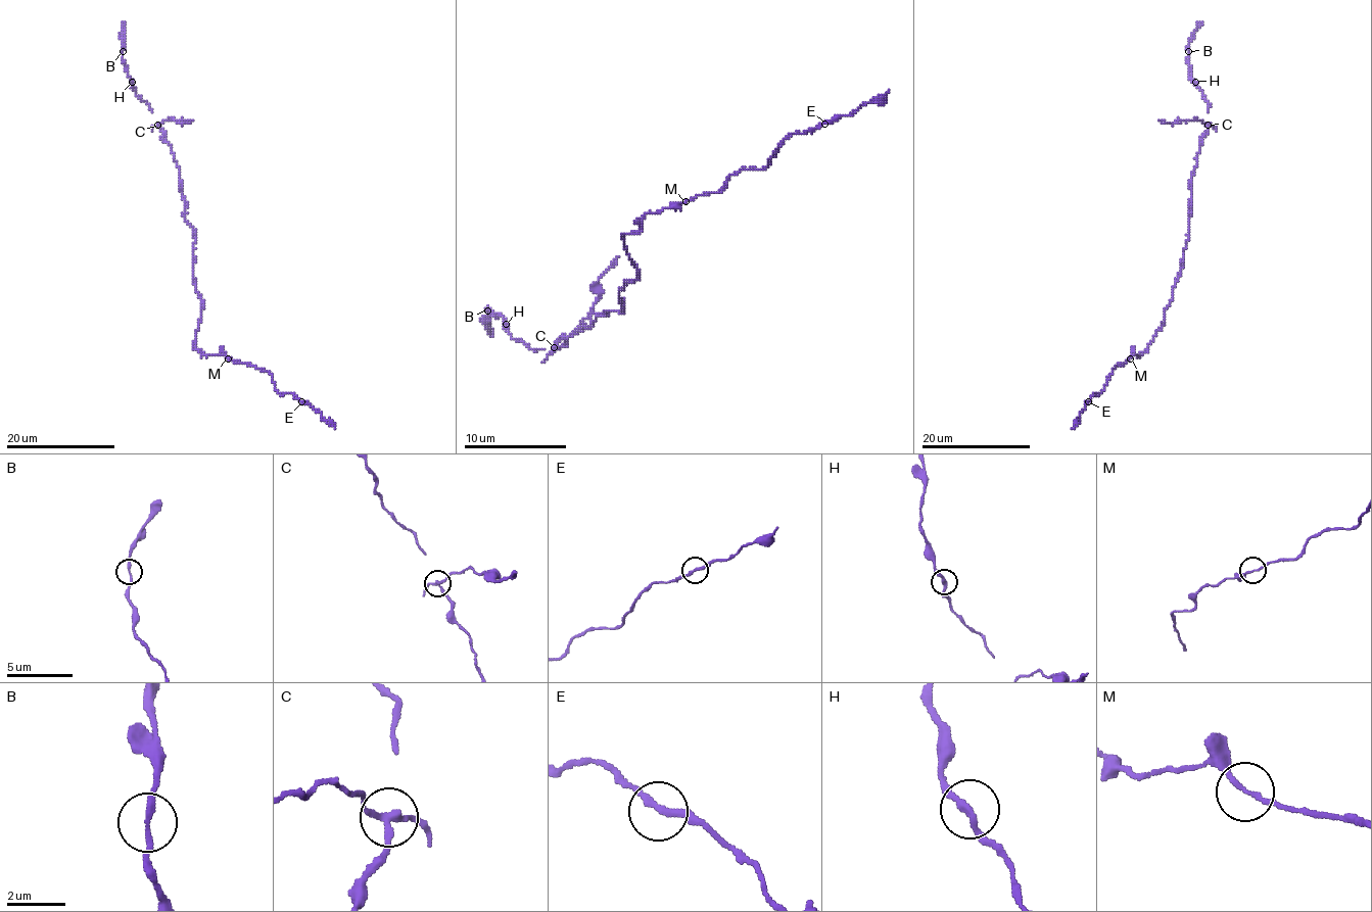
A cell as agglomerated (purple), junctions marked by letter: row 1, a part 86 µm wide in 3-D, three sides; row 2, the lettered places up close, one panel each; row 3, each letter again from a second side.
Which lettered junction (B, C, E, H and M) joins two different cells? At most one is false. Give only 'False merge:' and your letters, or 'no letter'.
False merge: C

